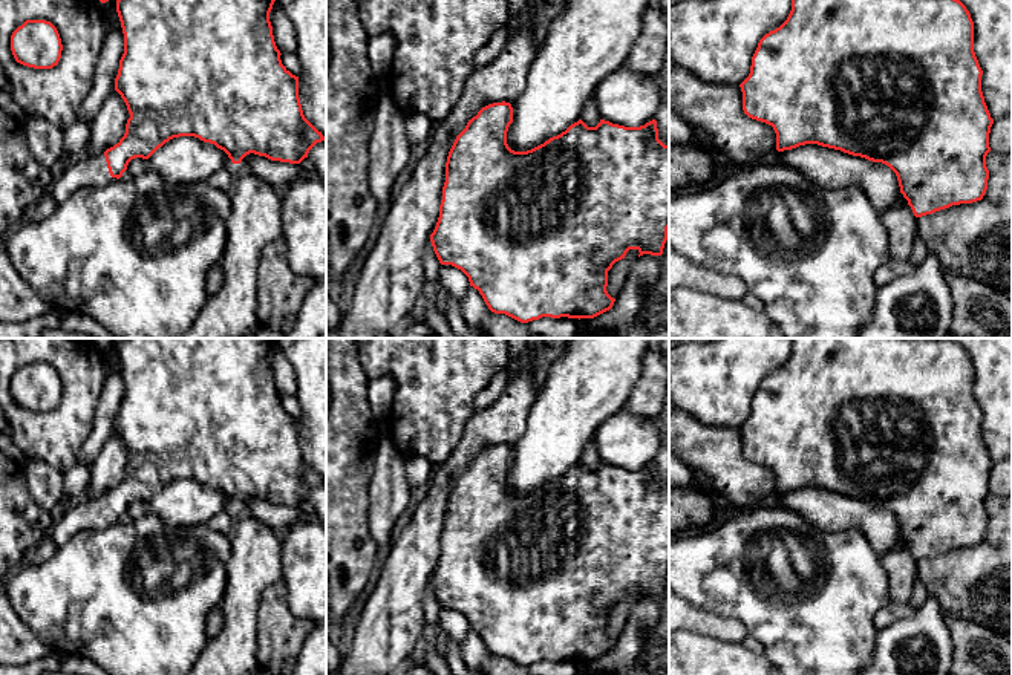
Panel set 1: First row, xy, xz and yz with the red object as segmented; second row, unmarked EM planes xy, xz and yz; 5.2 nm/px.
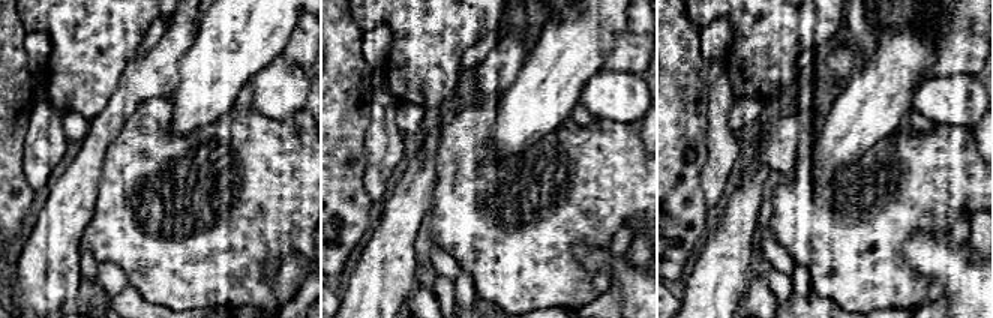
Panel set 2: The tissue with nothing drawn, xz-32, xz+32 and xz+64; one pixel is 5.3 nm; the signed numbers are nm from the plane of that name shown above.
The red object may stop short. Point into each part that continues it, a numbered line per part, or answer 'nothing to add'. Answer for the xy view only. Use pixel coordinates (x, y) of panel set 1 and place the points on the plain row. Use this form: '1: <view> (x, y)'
1: xy (92, 515)

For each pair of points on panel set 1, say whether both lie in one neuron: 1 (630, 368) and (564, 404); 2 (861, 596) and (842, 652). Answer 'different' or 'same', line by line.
1: same
2: same

